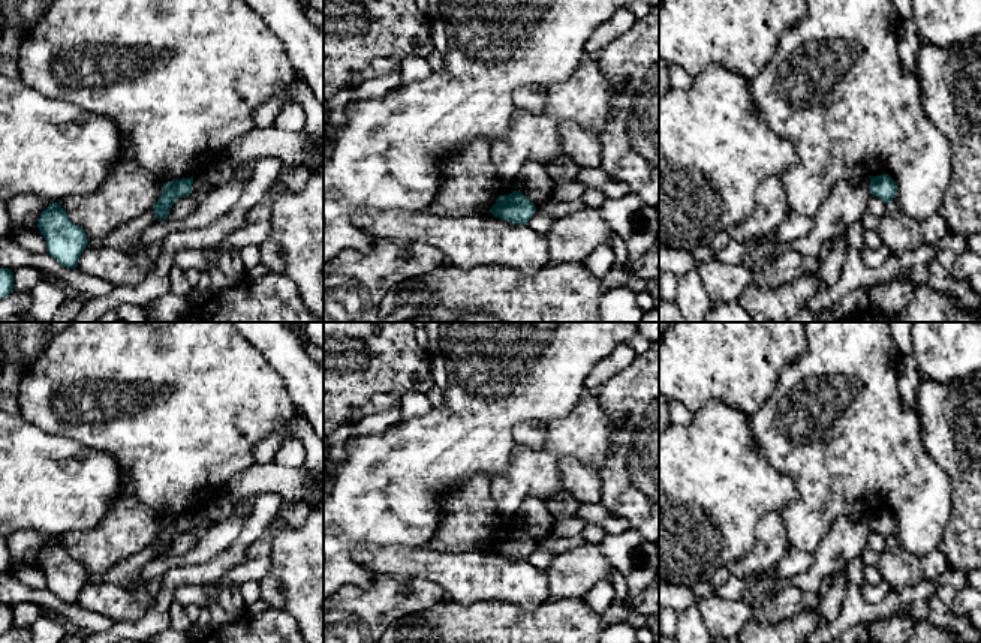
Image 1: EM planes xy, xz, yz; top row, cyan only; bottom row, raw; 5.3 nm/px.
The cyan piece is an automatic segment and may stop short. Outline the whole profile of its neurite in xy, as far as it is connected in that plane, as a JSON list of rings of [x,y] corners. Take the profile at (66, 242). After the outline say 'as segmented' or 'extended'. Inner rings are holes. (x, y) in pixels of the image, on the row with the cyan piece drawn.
[[[49,204],[37,219],[37,228],[46,240],[46,252],[66,268],[76,268],[88,246],[85,231],[69,220],[60,204]]]; as segmented

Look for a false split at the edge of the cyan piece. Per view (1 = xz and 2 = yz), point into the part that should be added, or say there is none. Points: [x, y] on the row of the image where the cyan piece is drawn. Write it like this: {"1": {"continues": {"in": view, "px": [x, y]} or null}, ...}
{"1": {"continues": null}, "2": {"continues": null}}

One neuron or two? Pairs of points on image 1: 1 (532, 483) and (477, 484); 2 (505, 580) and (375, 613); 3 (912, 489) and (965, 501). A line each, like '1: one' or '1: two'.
1: two
2: two
3: two

